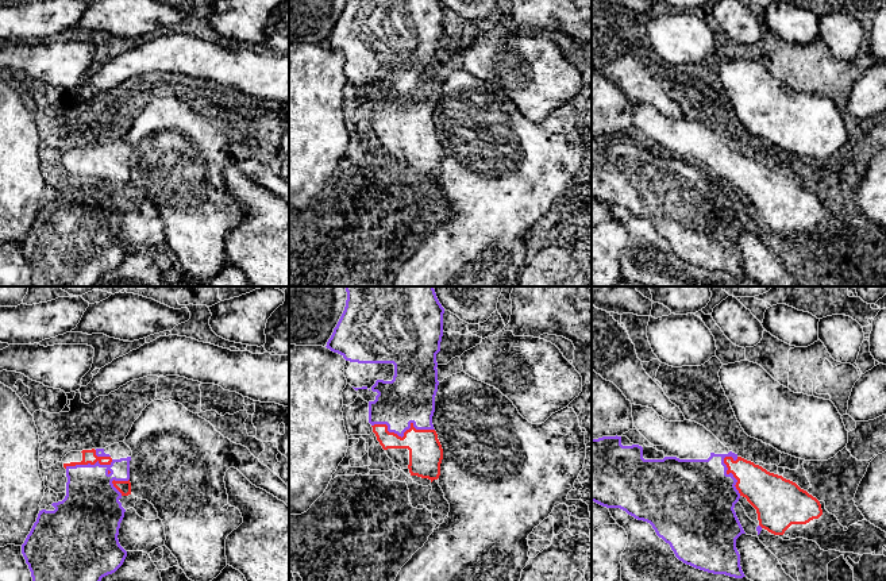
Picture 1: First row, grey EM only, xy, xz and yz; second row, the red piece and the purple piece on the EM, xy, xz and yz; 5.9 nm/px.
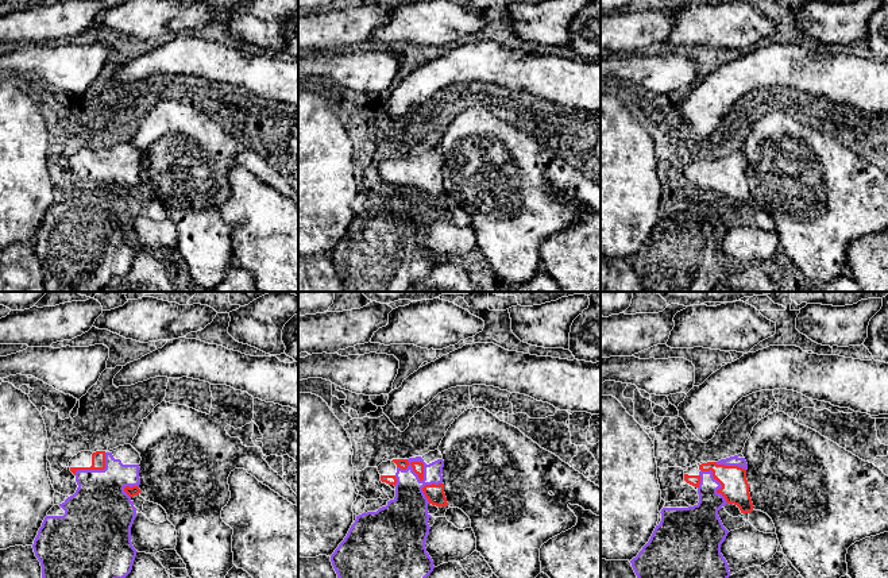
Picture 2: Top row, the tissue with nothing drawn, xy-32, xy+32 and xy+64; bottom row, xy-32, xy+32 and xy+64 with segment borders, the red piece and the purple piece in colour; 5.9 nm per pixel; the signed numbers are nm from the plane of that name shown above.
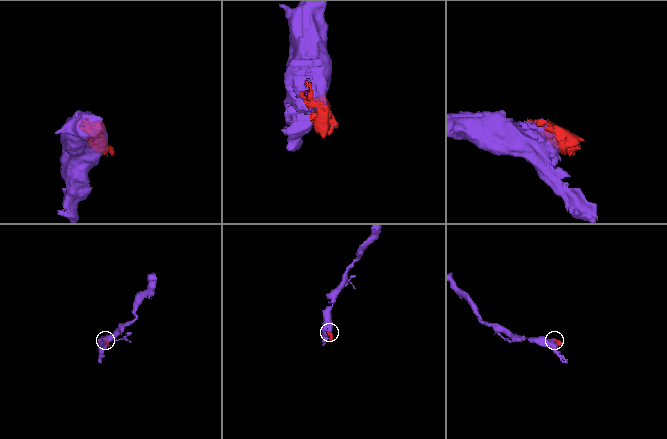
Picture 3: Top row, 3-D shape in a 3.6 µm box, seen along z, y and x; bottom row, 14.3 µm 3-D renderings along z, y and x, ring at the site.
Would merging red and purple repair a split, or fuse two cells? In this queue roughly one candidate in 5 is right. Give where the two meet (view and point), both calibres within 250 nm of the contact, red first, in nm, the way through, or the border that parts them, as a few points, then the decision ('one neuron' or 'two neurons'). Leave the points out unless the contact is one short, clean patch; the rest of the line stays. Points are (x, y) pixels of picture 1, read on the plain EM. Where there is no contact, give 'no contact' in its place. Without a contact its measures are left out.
meets red in xz at (404, 133); 200 nm thick on the red side, 300 nm on the other; two neurons

